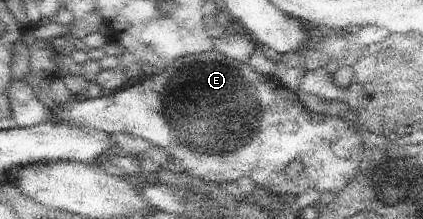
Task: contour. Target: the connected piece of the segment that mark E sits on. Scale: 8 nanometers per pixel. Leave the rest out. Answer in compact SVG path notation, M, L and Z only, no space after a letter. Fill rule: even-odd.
M213 49L211 51L200 53L197 55L188 55L187 57L178 57L175 62L168 65L161 73L154 76L144 76L139 81L131 82L128 87L120 90L115 90L112 95L101 96L93 99L86 97L77 98L72 103L57 106L53 111L54 121L56 123L67 124L68 126L79 126L87 130L101 130L113 134L119 132L122 134L132 135L133 137L142 137L149 140L157 147L163 147L169 156L175 157L181 161L185 171L193 176L196 181L203 186L211 181L219 184L227 184L236 182L243 176L250 177L258 187L267 187L273 195L285 195L285 193L299 195L308 189L318 190L320 193L325 191L340 191L352 180L352 177L357 173L357 167L363 160L365 148L361 136L353 128L349 127L345 121L335 119L333 125L323 125L323 116L318 113L305 109L301 103L297 93L292 92L282 82L280 76L270 77L264 76L256 71L248 63L237 61L236 59L227 59L226 55L219 53ZM293 162L301 162L303 173L295 180L288 180L286 176L286 167Z

